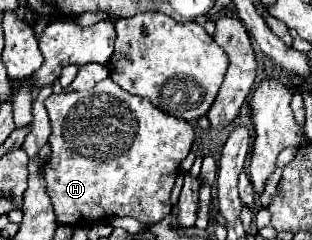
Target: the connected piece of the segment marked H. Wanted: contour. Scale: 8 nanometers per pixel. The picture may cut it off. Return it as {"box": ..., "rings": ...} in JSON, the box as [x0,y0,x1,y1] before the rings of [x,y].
{"box":[44,78,194,224],"rings":[[[106,78],[88,92],[50,94],[46,110],[52,124],[52,158],[44,166],[48,194],[54,204],[56,222],[96,222],[112,216],[132,216],[142,224],[160,222],[170,214],[170,190],[178,176],[178,164],[188,156],[194,142],[194,128],[182,118],[160,112],[148,100],[122,90]]]}

